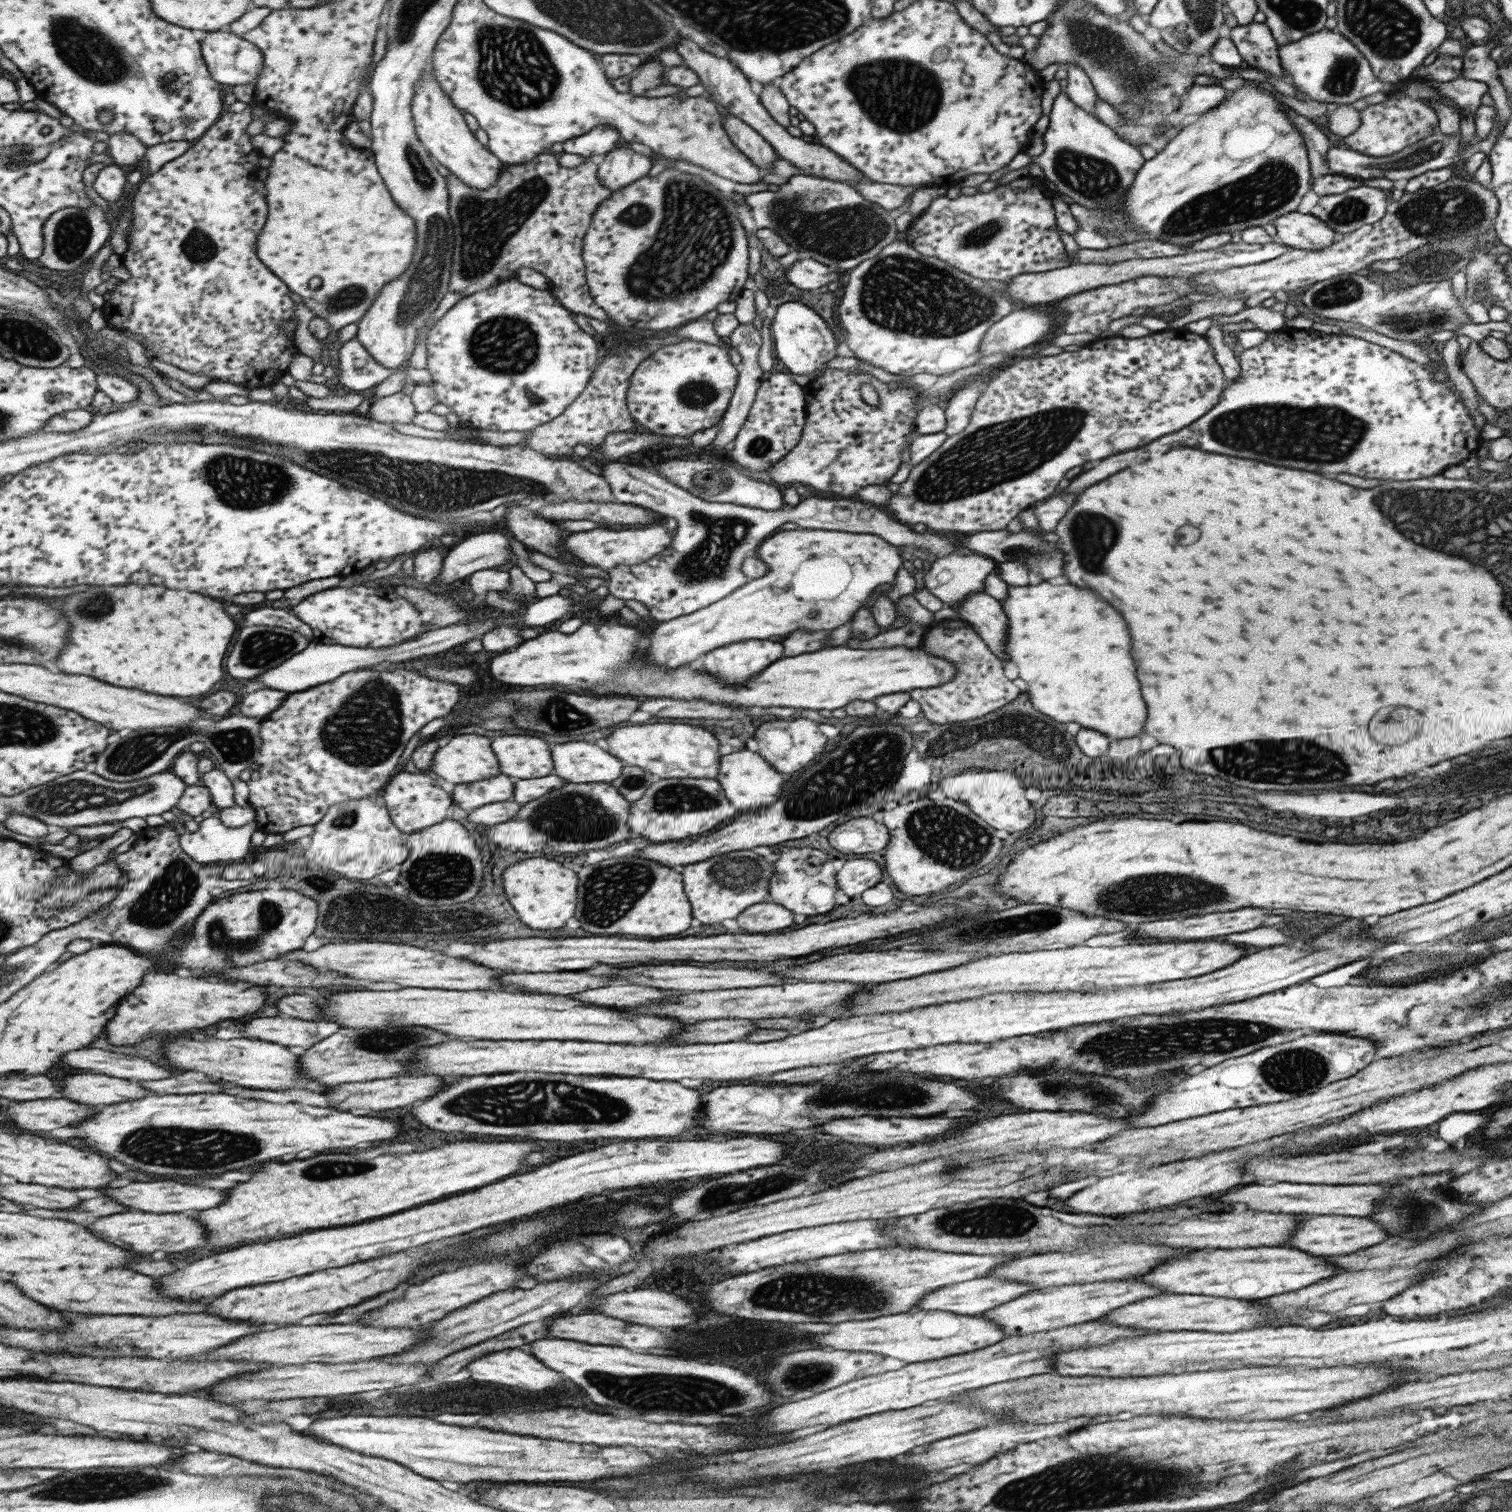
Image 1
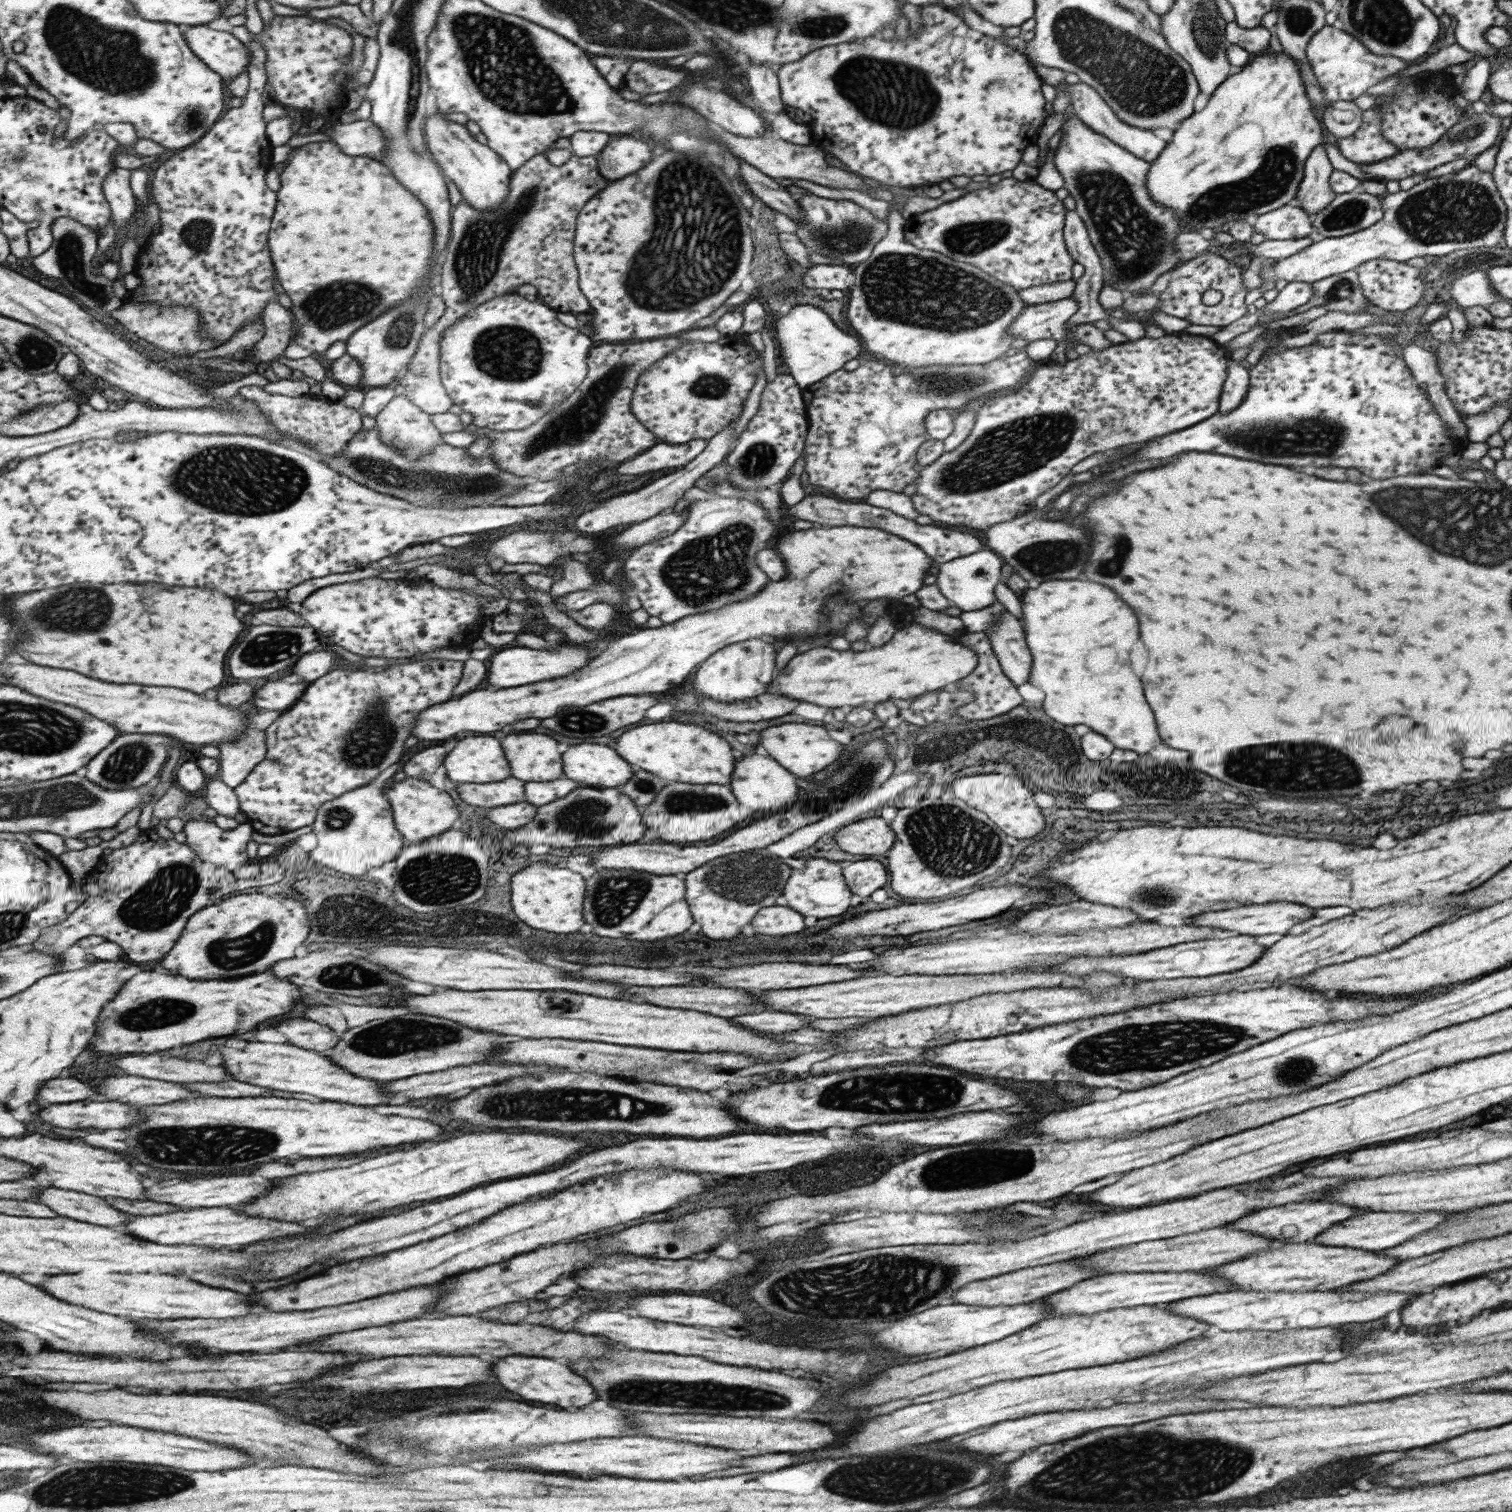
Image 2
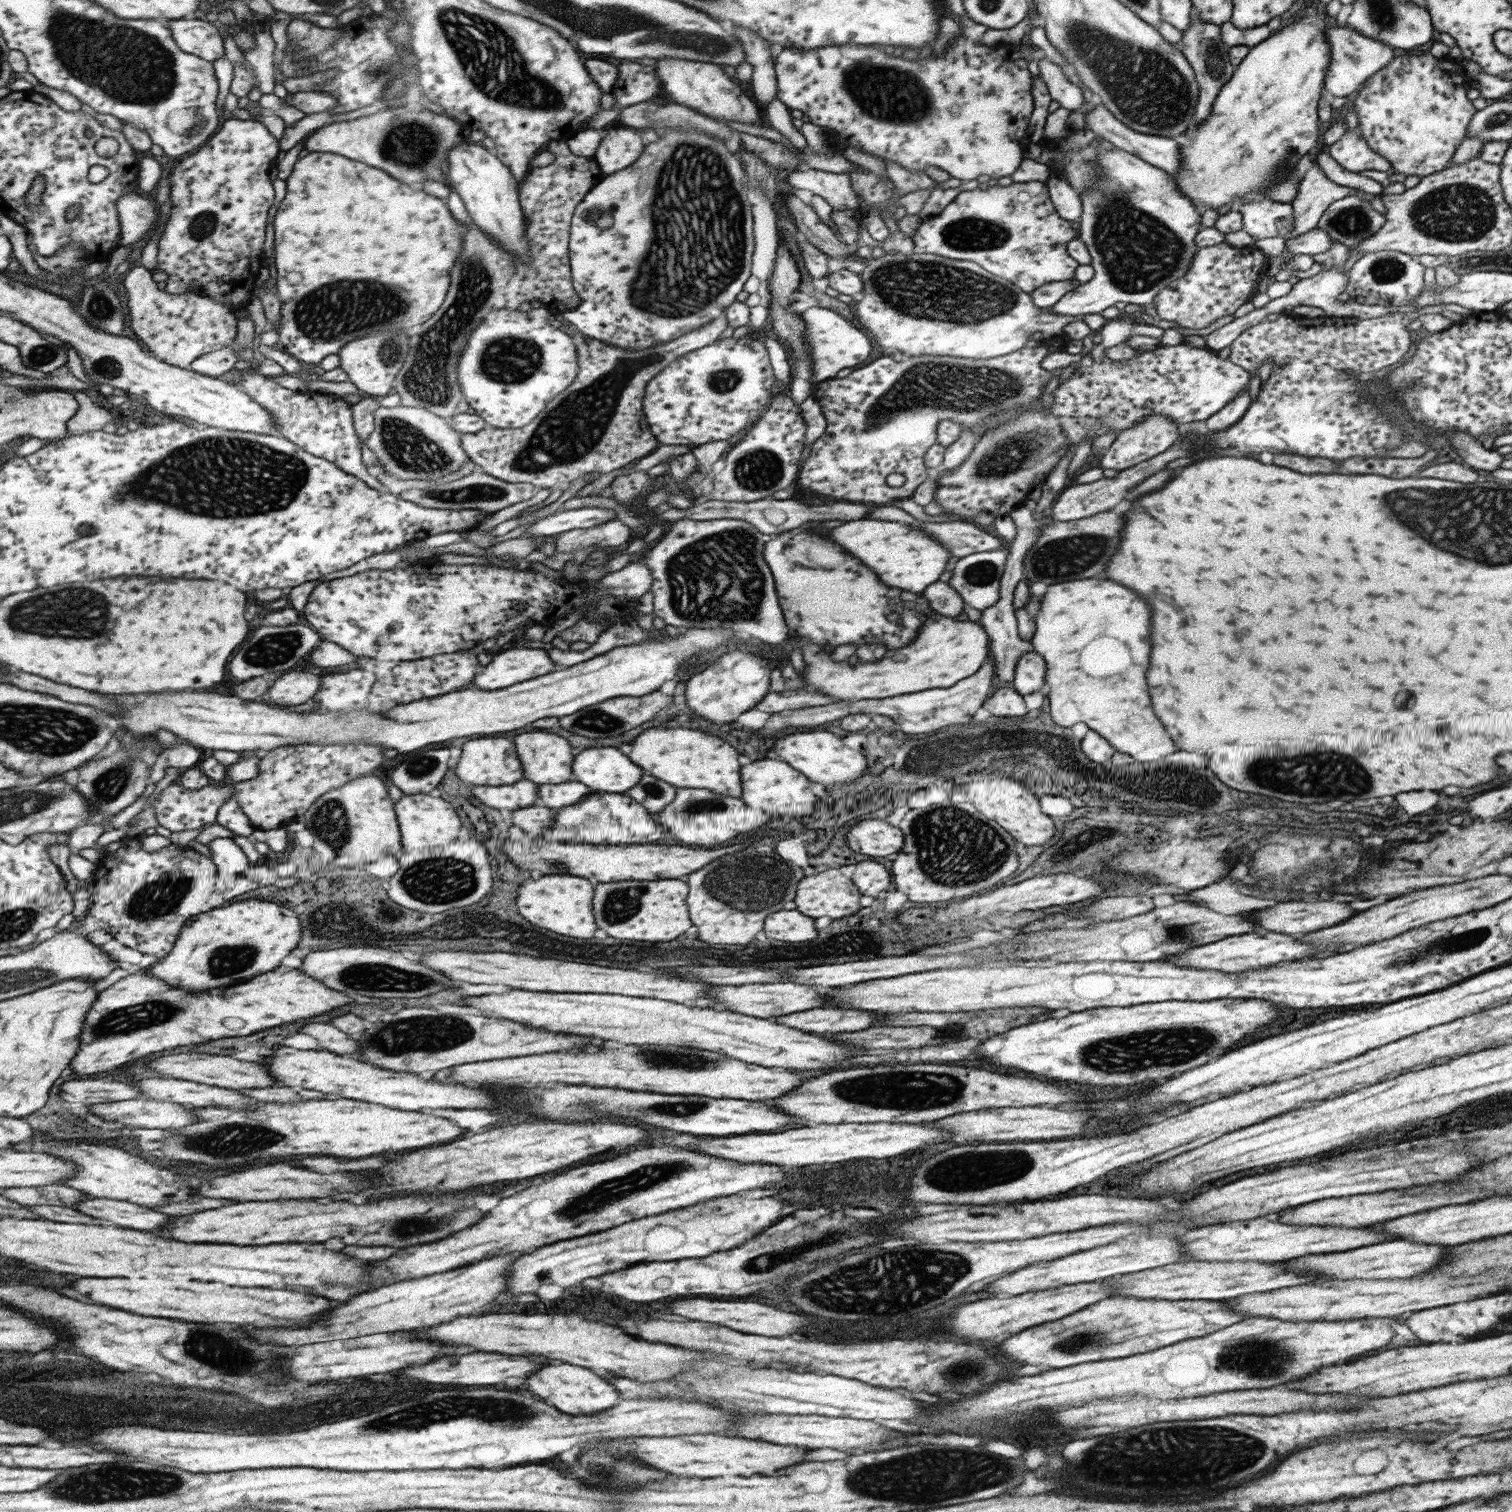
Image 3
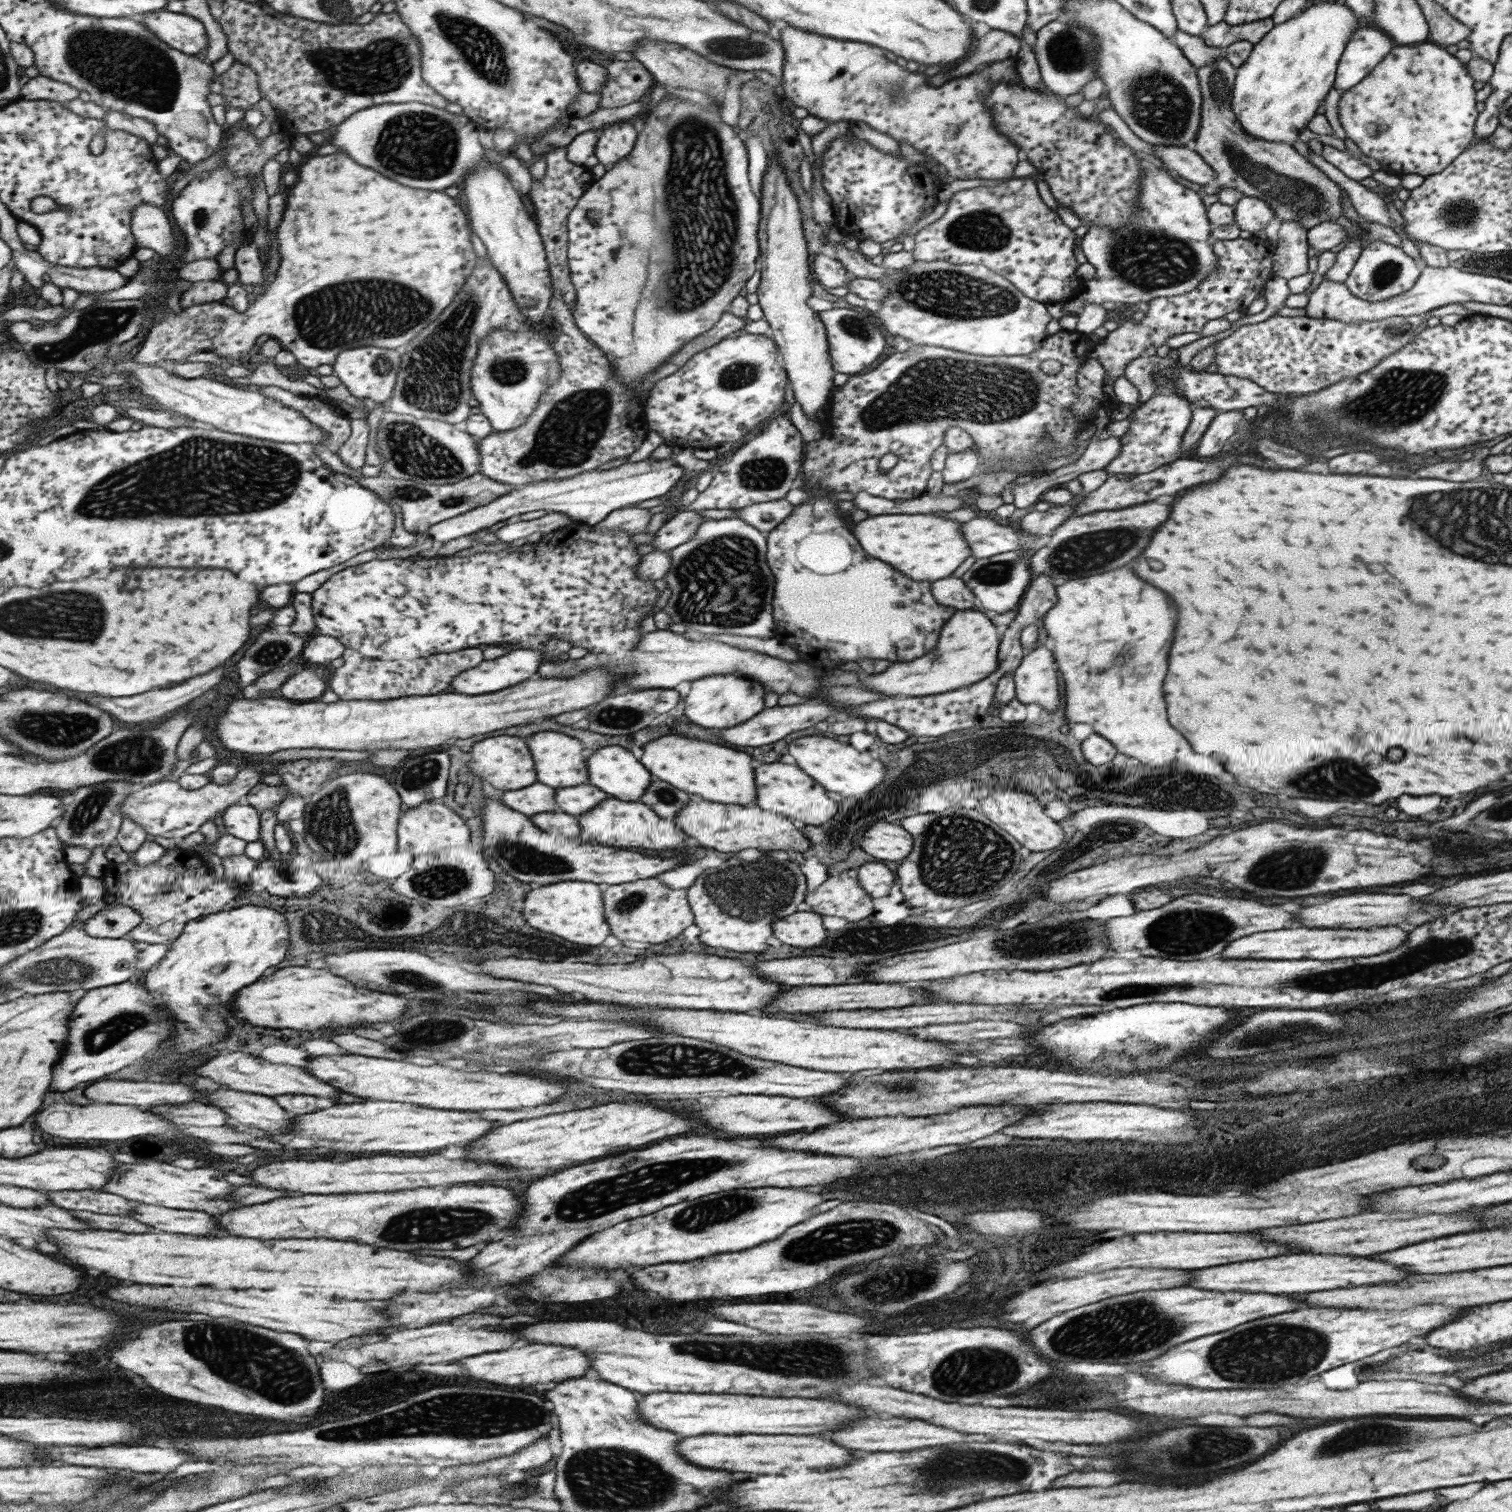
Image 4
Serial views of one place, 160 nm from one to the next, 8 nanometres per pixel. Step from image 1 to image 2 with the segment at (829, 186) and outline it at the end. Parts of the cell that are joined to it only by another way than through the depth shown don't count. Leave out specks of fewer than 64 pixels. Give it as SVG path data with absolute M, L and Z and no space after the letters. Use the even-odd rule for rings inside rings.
M813 193L801 194L795 199L802 212L802 221L795 223L794 235L810 253L833 259L833 265L852 267L865 261L888 229L885 221L851 200L827 199Z

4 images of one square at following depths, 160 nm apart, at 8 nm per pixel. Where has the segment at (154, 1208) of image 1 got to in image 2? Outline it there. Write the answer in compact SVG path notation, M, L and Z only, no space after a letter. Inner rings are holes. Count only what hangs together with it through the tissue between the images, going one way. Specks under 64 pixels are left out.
M223 1176L223 1178L197 1178L197 1180L165 1180L147 1188L147 1198L155 1202L175 1204L181 1208L213 1208L213 1206L239 1206L255 1200L273 1188L275 1180L263 1176Z

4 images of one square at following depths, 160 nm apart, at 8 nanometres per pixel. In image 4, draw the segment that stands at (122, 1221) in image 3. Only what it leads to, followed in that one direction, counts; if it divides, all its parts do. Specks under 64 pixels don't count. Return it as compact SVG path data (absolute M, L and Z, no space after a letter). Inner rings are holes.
M139 1203L131 1218L149 1224L153 1228L161 1228L163 1232L175 1232L175 1234L207 1236L215 1230L213 1216L197 1210L175 1210L175 1208Z

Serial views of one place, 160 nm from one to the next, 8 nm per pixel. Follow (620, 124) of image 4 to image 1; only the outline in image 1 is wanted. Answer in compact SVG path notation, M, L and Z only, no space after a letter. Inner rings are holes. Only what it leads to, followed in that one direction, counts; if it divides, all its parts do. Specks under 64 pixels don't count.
M620 144L611 149L596 168L599 184L606 186L610 192L645 176L651 168L651 162L645 156L627 148L626 144Z

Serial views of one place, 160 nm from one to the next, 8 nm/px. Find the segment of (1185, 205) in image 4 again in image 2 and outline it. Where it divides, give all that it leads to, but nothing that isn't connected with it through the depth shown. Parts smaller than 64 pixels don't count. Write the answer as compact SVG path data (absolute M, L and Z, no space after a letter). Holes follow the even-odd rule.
M1074 114L1068 116L1060 128L1063 132L1053 153L1053 164L1055 170L1059 172L1061 178L1063 179L1063 187L1068 191L1069 197L1074 201L1074 211L1085 225L1090 243L1093 245L1093 250L1095 250L1095 253L1099 256L1099 264L1101 264L1102 270L1102 286L1107 284L1112 289L1123 292L1124 296L1134 295L1138 298L1145 298L1146 294L1149 292L1149 288L1151 288L1156 279L1168 270L1173 270L1175 265L1181 261L1180 256L1177 251L1175 251L1175 246L1173 244L1174 238L1177 236L1180 229L1176 221L1176 214L1174 214L1174 212L1172 212L1172 210L1170 210L1167 206L1157 204L1154 200L1150 199L1144 185L1144 176L1146 175L1147 169L1150 165L1150 163L1146 160L1141 160L1141 158L1133 156L1133 154L1127 152L1127 150L1121 148L1118 144L1111 142L1111 140L1109 140L1106 136L1093 132L1079 120L1078 116L1075 116ZM1073 297L1062 298L1055 302L1026 305L1021 310L1021 314L1007 325L1006 333L1014 336L1015 339L1023 338L1027 342L1042 338L1055 340L1057 344L1050 360L1059 365L1064 364L1066 360L1064 325L1078 308L1077 301Z

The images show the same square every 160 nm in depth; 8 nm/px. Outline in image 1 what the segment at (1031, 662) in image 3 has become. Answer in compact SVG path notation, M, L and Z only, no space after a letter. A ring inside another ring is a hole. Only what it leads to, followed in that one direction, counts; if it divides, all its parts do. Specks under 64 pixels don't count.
M983 591L964 596L953 608L962 621L974 627L975 634L987 644L987 648L1003 660L1003 638L1007 630L1007 620L1001 604Z

